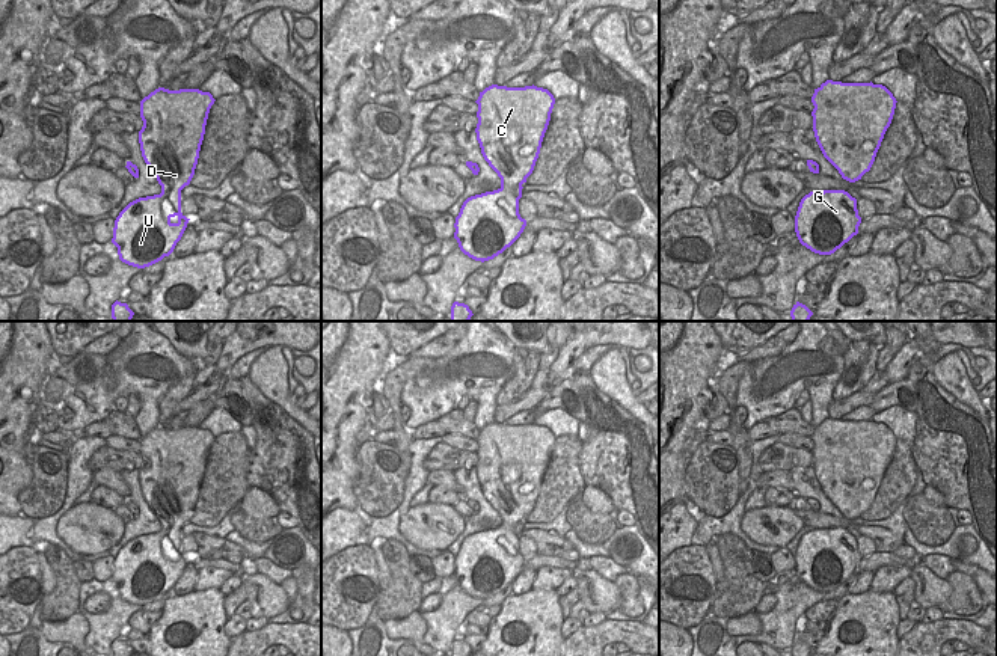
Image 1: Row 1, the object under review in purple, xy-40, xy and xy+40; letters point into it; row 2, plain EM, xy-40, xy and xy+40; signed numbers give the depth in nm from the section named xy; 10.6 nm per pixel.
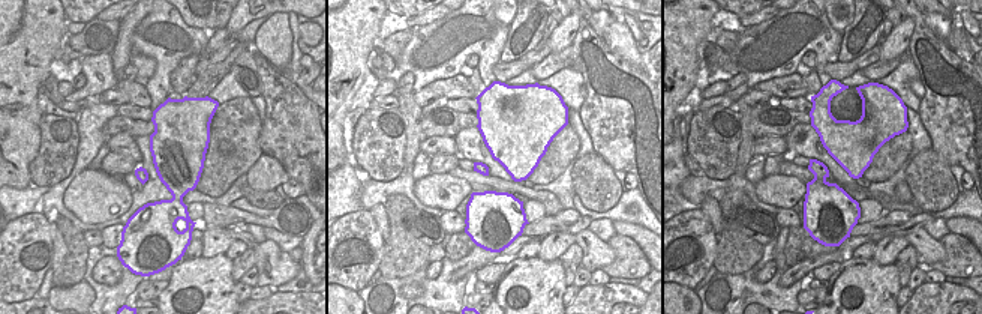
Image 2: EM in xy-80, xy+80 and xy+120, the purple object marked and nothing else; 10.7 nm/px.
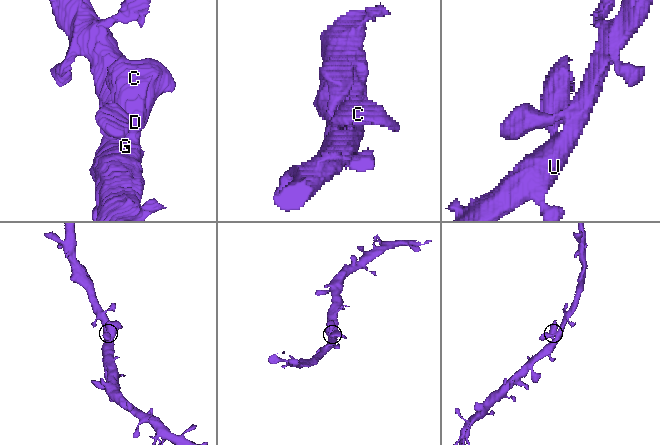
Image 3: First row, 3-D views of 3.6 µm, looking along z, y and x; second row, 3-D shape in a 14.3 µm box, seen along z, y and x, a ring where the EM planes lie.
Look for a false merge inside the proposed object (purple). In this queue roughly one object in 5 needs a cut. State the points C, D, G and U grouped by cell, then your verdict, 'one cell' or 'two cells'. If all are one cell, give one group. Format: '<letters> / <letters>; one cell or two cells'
C D G U; one cell

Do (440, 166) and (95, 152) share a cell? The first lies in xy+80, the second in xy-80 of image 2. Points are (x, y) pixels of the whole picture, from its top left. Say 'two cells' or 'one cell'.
two cells

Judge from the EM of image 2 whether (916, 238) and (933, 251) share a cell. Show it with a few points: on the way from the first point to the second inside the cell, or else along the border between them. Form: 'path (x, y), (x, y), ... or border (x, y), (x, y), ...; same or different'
path (921, 241), (928, 248); same

